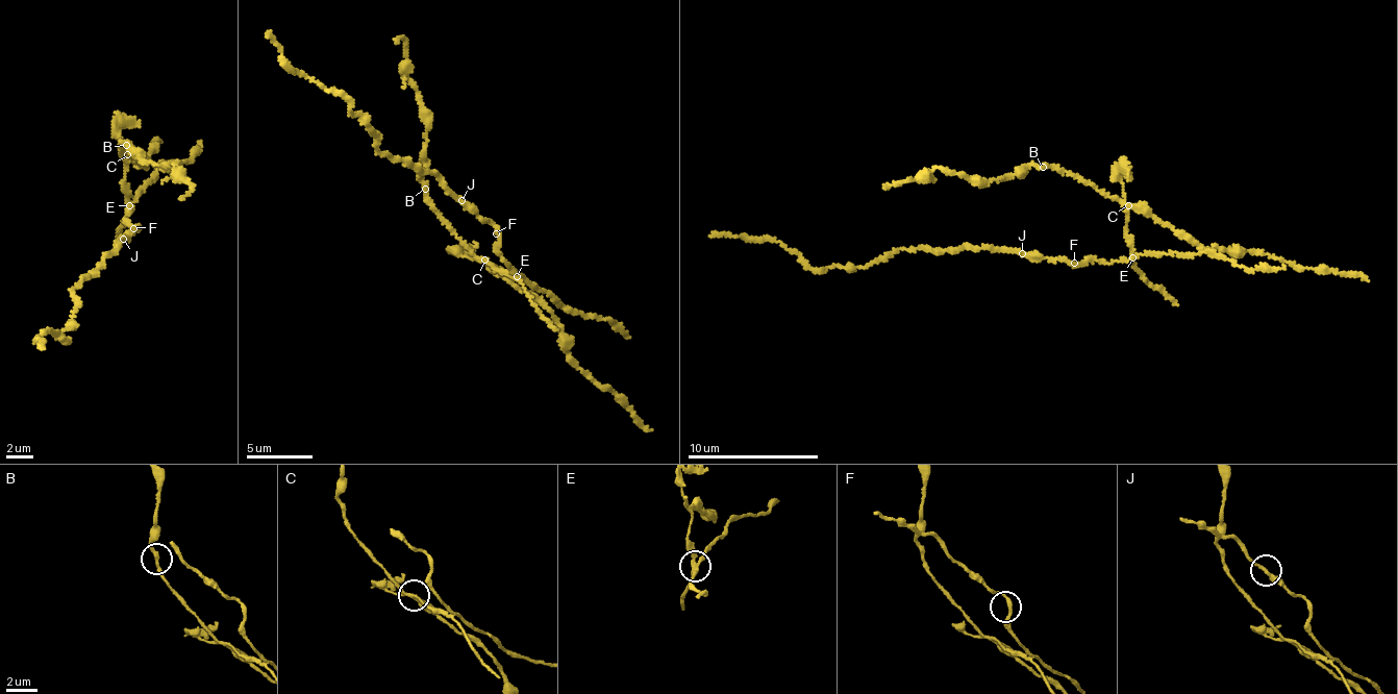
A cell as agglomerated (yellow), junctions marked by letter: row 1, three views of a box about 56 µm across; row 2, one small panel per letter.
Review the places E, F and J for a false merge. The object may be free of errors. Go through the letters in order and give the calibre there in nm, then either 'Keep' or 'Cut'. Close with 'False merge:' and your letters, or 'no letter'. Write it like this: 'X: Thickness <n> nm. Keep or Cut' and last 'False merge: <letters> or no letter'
E: Thickness 200 nm. Cut
F: Thickness 200 nm. Keep
J: Thickness 240 nm. Keep
False merge: E

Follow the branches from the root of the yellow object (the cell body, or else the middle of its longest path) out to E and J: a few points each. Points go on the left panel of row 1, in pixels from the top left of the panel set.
E: (136, 227), (124, 221), (128, 205)
J: (136, 227), (123, 239)

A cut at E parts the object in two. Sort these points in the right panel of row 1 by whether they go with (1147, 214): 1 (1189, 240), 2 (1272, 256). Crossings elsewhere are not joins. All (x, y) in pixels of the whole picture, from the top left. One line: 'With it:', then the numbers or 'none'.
With it: 1, 2

